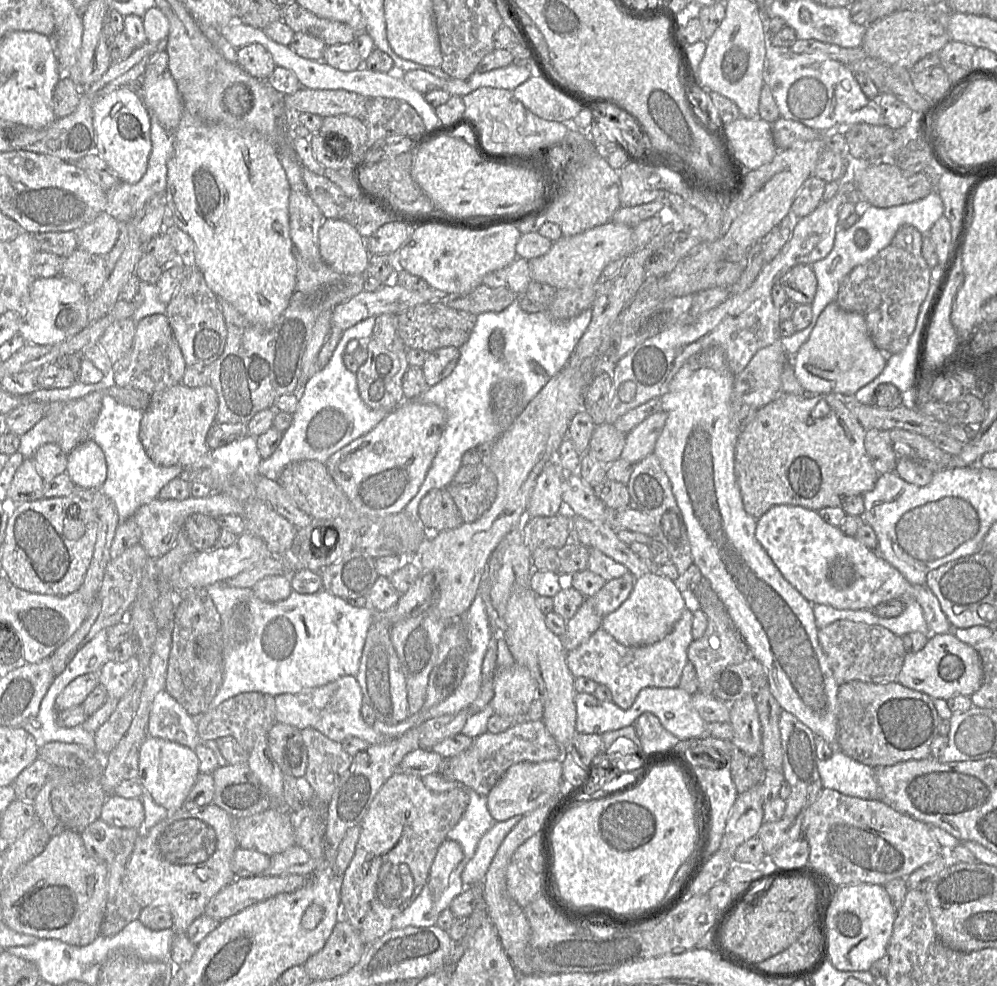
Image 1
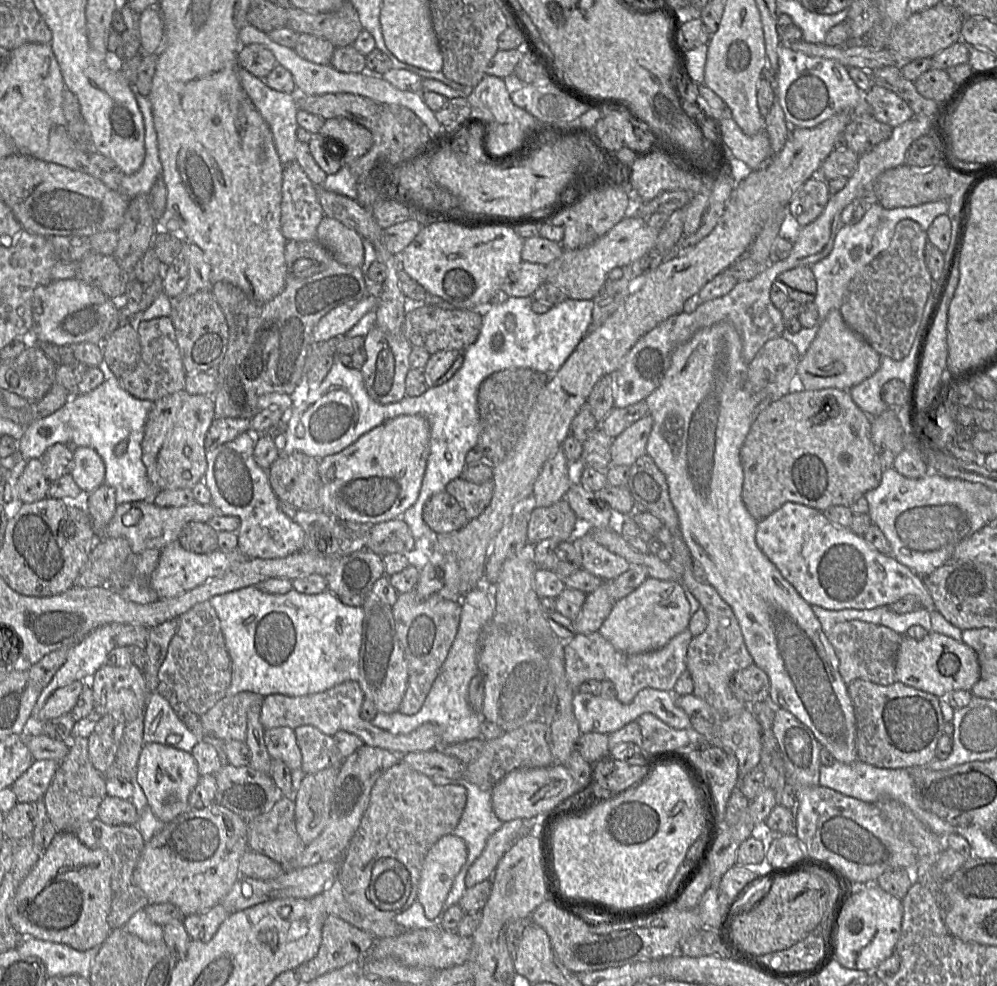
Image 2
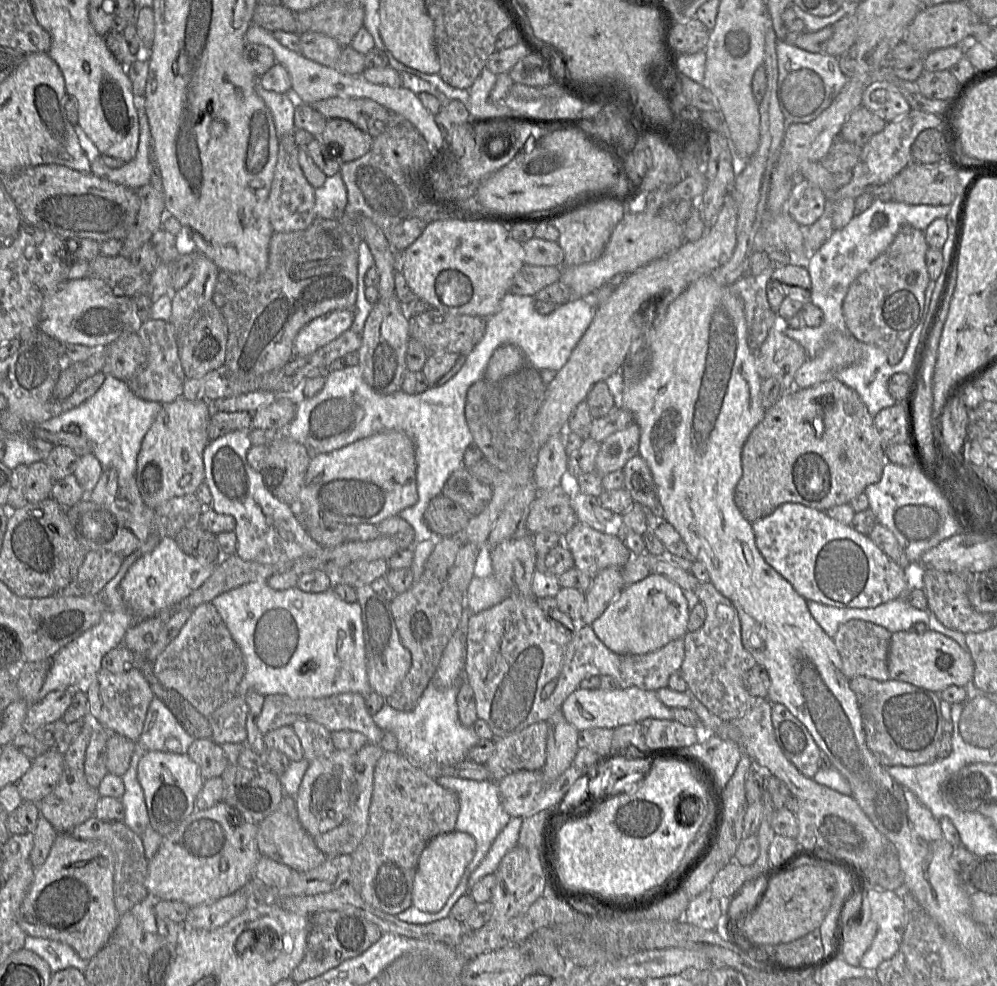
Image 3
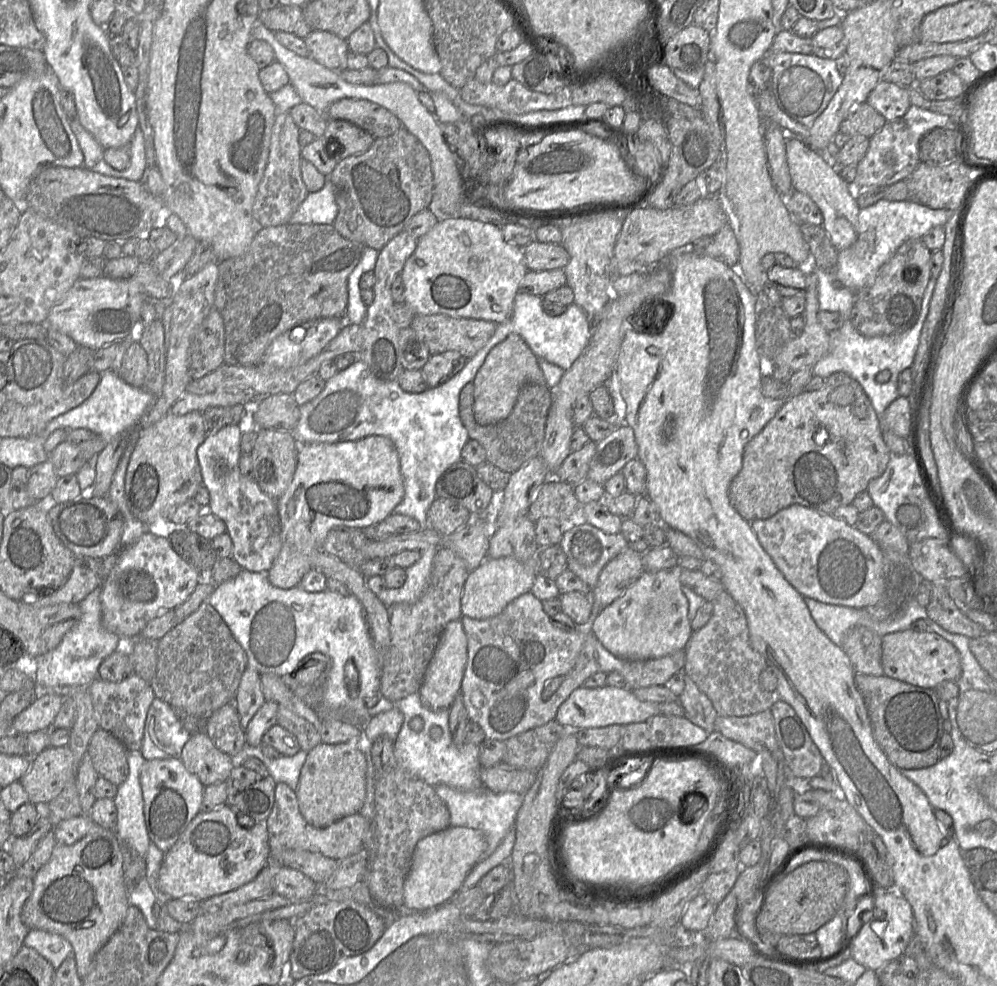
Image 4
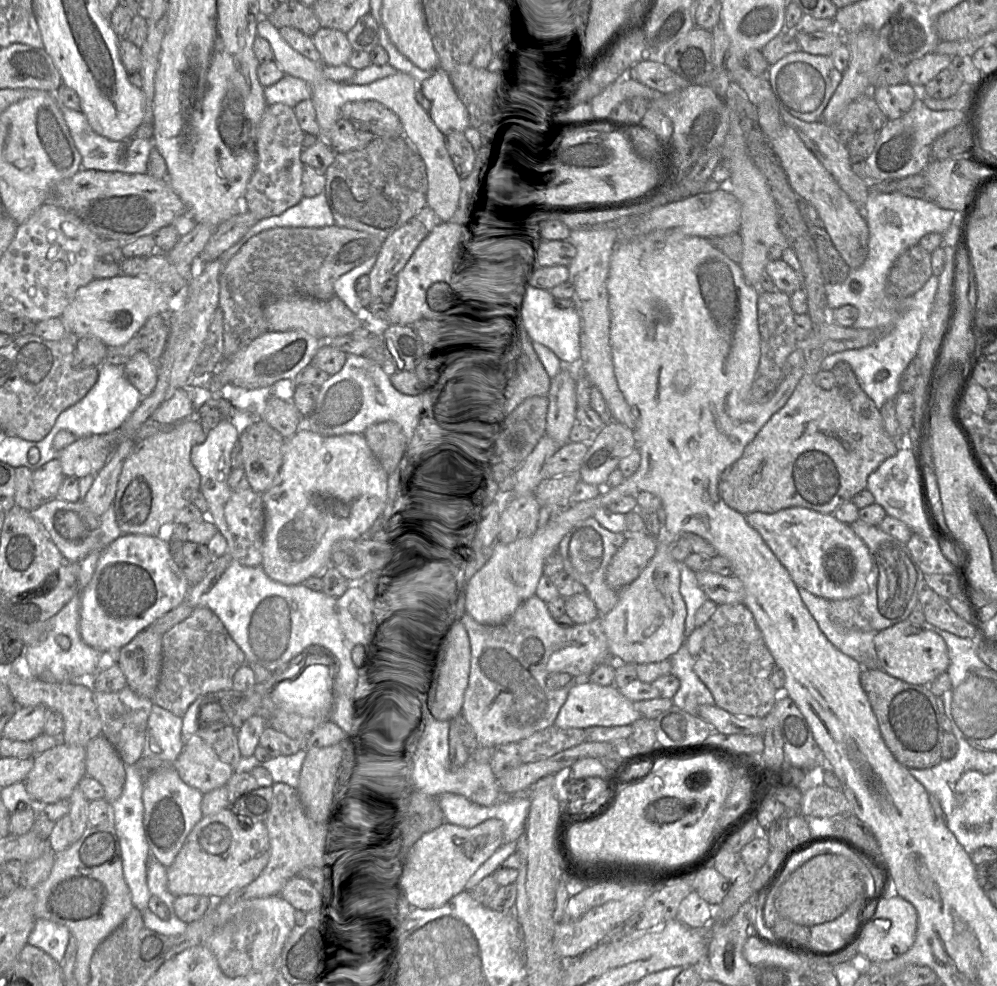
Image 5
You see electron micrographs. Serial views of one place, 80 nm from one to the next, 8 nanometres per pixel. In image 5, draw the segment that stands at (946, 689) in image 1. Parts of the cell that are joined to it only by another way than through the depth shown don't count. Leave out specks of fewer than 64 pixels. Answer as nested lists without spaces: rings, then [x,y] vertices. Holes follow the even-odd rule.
[[[902,621],[877,632],[873,637],[879,669],[888,675],[913,685],[928,685],[949,666],[947,646],[943,638],[925,626]]]

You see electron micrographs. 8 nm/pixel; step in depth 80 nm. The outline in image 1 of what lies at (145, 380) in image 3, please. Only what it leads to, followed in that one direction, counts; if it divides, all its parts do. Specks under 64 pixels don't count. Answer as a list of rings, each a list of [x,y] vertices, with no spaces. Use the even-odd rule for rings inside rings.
[[[153,314],[138,321],[132,349],[113,364],[116,386],[138,389],[152,396],[176,384],[170,373],[168,360],[168,349],[172,339],[173,330],[167,315]]]

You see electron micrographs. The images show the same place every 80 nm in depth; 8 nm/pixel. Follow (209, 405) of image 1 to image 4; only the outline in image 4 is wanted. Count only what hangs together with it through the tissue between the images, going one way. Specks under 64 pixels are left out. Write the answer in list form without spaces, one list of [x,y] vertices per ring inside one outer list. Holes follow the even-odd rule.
[[[200,411],[185,415],[167,413],[161,420],[139,432],[125,475],[125,497],[130,513],[143,522],[149,532],[165,535],[171,525],[168,515],[179,505],[194,498],[202,485],[197,448],[208,436]]]

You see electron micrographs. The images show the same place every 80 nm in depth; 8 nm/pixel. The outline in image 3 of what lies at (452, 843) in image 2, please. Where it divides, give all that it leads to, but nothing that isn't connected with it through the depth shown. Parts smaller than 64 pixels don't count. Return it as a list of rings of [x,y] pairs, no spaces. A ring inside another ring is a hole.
[[[454,830],[433,838],[419,858],[413,882],[412,906],[427,913],[440,911],[457,888],[475,853],[476,841],[468,833]]]

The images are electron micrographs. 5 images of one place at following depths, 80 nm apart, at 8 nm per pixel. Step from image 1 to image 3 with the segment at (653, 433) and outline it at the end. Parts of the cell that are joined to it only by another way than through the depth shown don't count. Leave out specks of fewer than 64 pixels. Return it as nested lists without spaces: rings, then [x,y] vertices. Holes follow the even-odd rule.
[[[635,422],[608,436],[600,443],[595,471],[604,476],[610,472],[623,469],[627,461],[639,453],[639,441],[640,428]]]

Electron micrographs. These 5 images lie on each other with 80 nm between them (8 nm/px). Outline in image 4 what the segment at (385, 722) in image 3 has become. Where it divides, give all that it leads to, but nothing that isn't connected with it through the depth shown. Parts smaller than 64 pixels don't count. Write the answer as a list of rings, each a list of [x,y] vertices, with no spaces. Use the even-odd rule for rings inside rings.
[[[413,693],[396,702],[382,696],[372,708],[368,708],[371,717],[397,707],[403,714],[403,723],[394,741],[394,755],[401,767],[420,778],[427,784],[436,787],[445,784],[459,791],[475,791],[483,788],[480,778],[482,766],[479,760],[479,745],[465,743],[456,746],[449,730],[450,708],[432,710],[425,707],[419,693]],[[419,717],[423,720],[421,731],[411,728],[411,721]]]

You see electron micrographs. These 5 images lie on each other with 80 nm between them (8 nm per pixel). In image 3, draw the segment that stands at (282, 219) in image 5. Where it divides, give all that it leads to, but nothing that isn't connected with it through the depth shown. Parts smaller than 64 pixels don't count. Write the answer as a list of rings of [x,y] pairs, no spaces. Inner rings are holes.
[[[340,173],[326,178],[325,183],[315,189],[316,219],[339,219],[347,205],[347,190]]]

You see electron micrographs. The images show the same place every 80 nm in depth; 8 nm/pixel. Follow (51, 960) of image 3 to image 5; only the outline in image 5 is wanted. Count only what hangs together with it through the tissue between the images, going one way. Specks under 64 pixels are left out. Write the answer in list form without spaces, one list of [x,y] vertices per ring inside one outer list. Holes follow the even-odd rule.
[[[37,919],[27,943],[42,949],[61,964],[69,938],[67,927],[47,919]]]

